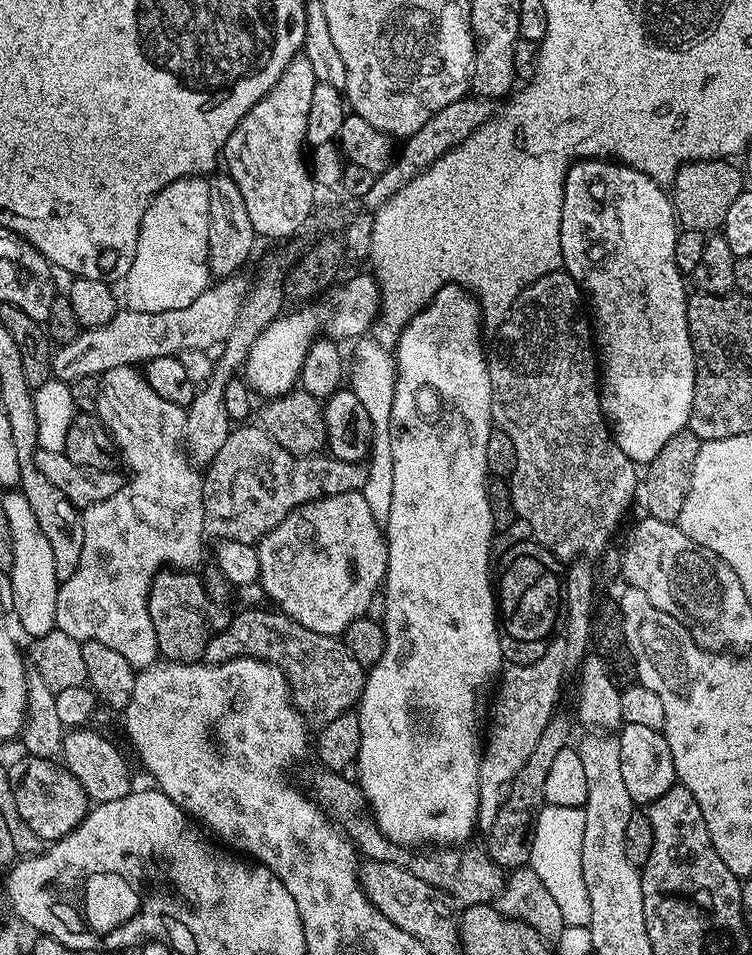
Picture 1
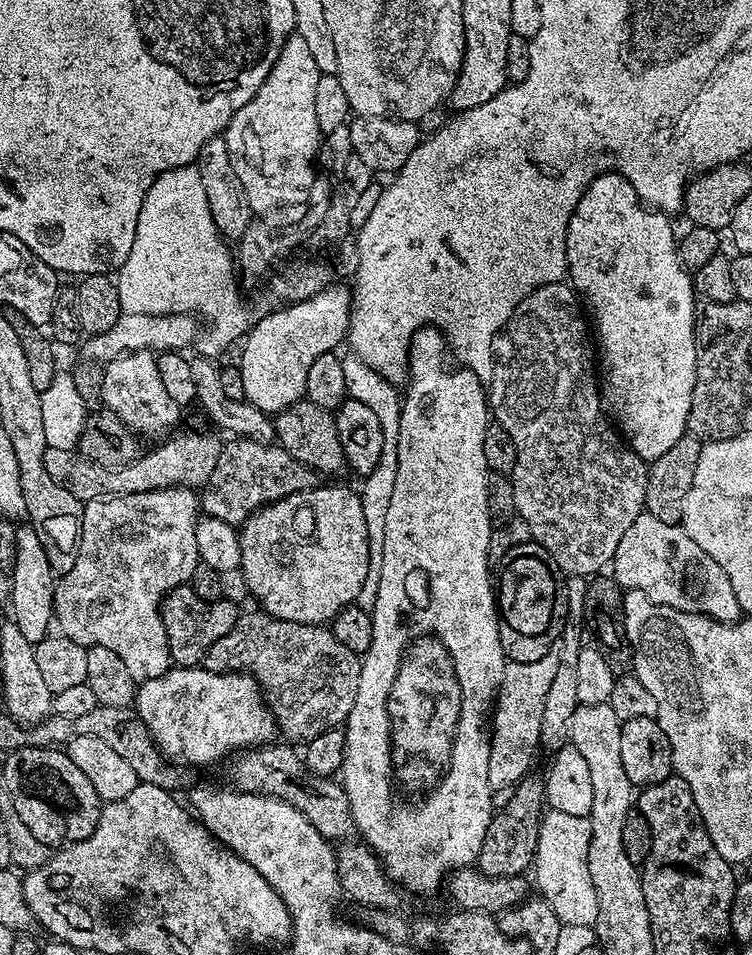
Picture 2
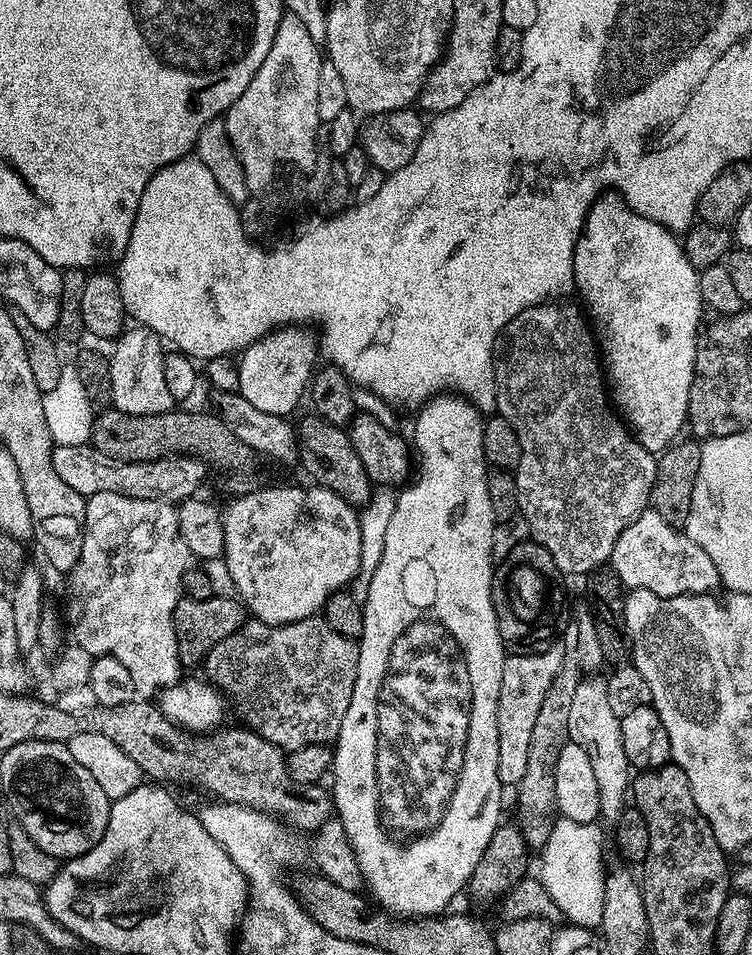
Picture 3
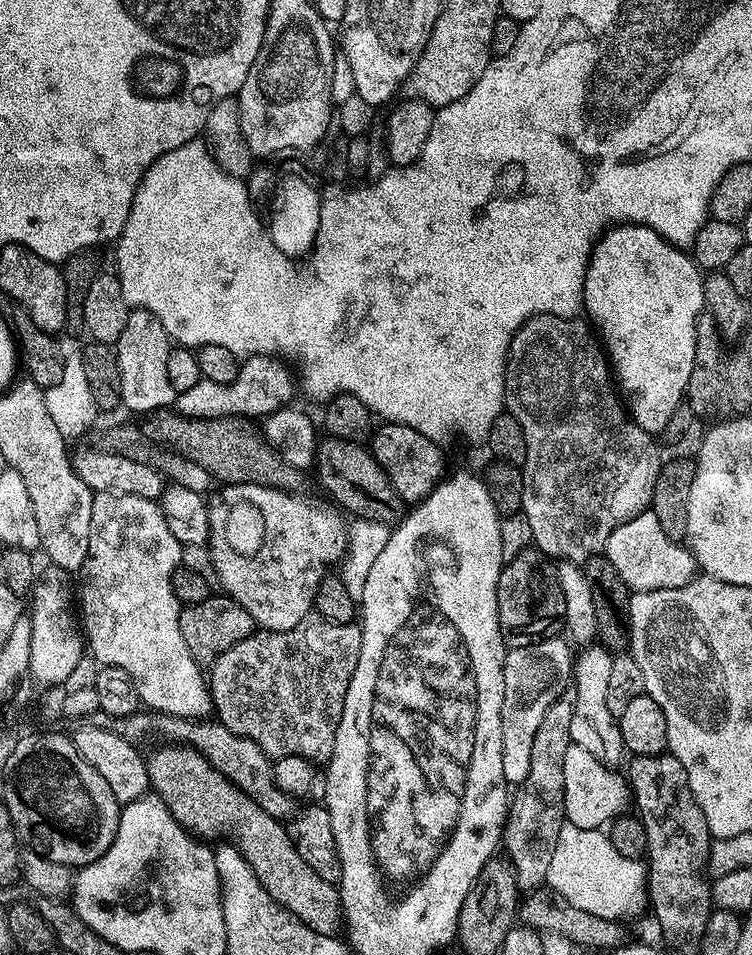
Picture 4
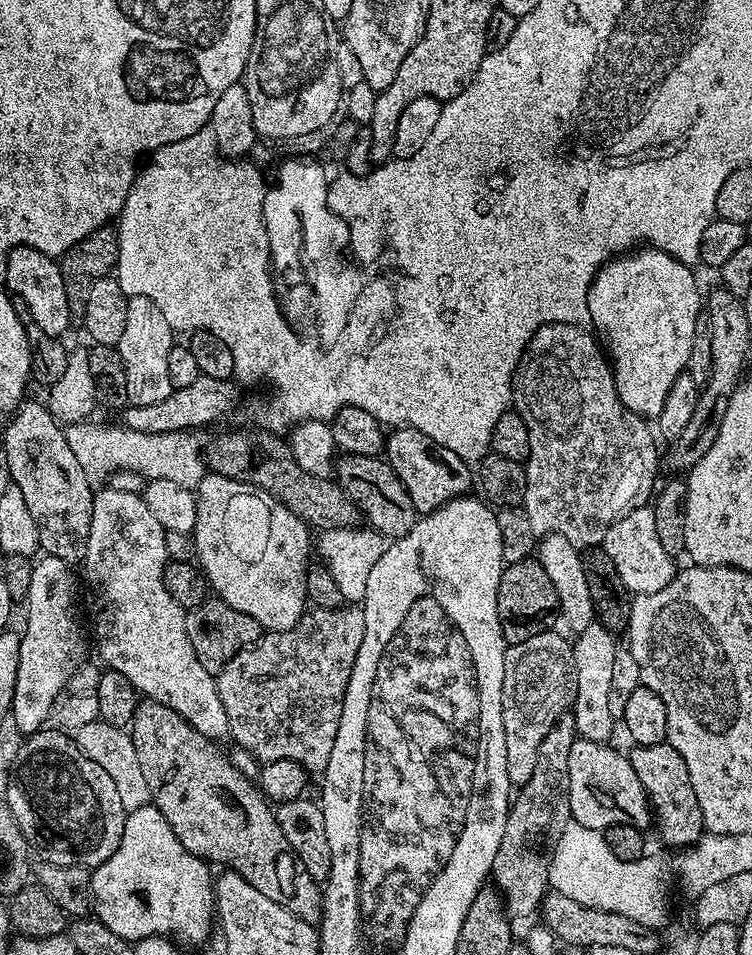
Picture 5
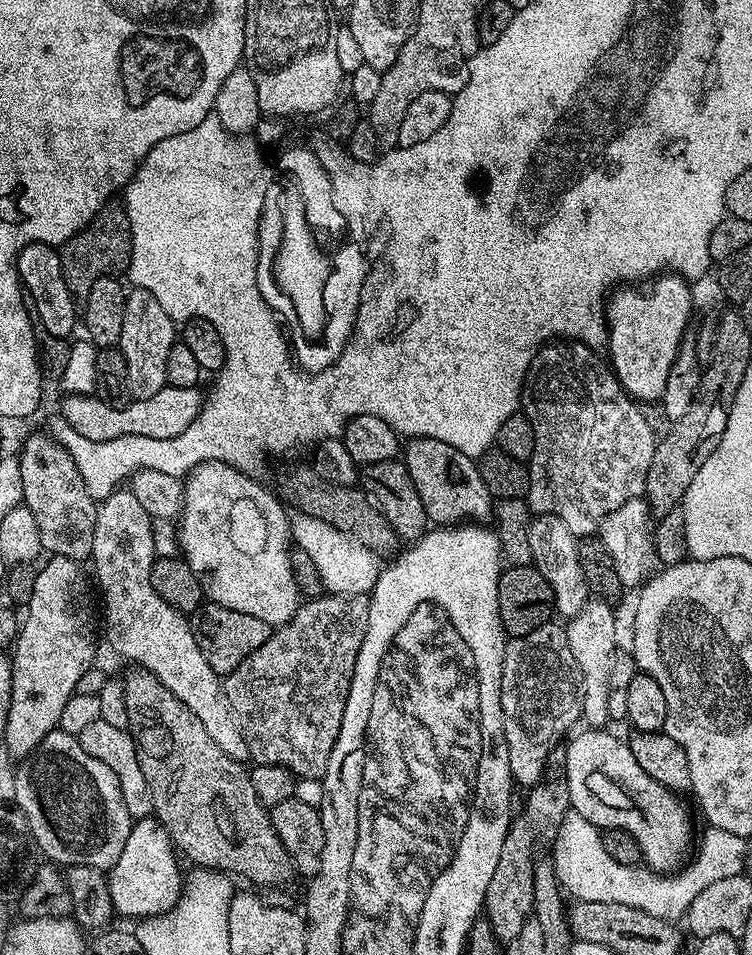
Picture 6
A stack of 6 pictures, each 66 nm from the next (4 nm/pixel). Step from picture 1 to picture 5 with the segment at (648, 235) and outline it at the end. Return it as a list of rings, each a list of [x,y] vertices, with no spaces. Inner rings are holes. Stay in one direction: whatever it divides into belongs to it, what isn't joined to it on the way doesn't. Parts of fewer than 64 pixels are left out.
[[[644,246],[631,254],[621,254],[609,260],[596,275],[588,291],[588,319],[599,339],[608,340],[606,356],[610,361],[612,376],[616,379],[618,398],[639,416],[659,417],[662,406],[666,406],[666,394],[670,394],[670,386],[674,386],[679,376],[685,375],[693,359],[696,319],[702,316],[702,292],[700,296],[700,288],[696,285],[696,276],[692,271],[689,265],[678,258],[657,248]]]

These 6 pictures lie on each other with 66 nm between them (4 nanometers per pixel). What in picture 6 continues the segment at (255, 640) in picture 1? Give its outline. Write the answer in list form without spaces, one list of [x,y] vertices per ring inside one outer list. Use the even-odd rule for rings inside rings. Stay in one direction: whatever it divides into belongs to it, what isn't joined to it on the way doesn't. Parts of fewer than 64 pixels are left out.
[[[325,594],[305,599],[287,624],[277,627],[272,637],[262,642],[250,658],[223,677],[224,697],[240,723],[248,755],[256,764],[286,766],[286,770],[305,780],[324,777],[334,742],[338,742],[338,730],[342,730],[342,714],[346,710],[346,698],[367,625],[368,600],[364,596]]]

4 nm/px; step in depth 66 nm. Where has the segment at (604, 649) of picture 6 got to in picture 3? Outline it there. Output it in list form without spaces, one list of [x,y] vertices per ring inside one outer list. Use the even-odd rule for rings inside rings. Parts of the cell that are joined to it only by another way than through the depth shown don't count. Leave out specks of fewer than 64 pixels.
[[[600,674],[581,679],[570,705],[568,739],[571,743],[582,746],[582,750],[586,750],[586,758],[590,758],[594,778],[598,781],[600,816],[609,822],[615,822],[624,812],[630,796],[630,765],[626,758],[626,749],[622,747],[620,717],[614,714],[614,710],[610,710],[610,698],[606,694],[607,685],[607,679]]]

